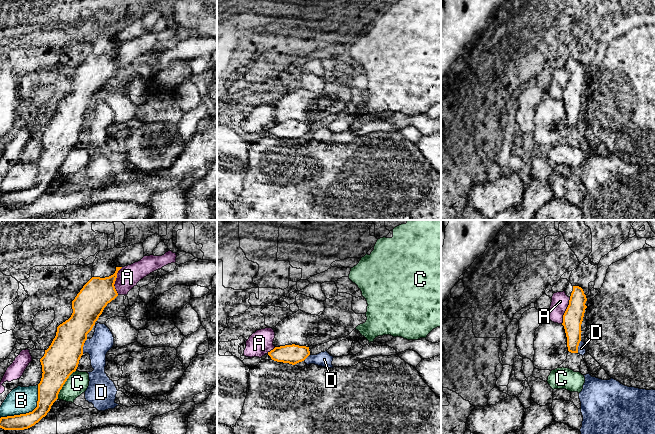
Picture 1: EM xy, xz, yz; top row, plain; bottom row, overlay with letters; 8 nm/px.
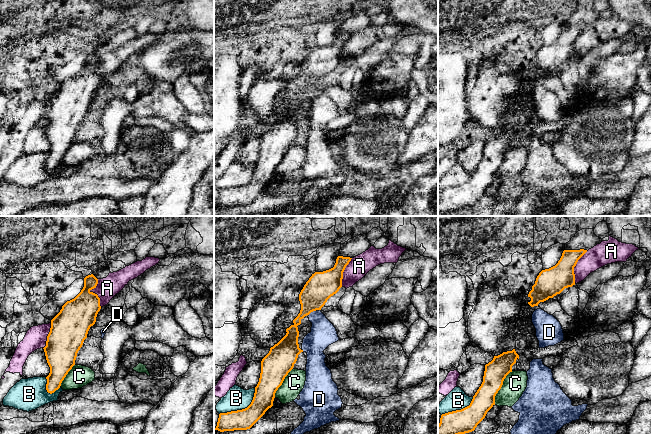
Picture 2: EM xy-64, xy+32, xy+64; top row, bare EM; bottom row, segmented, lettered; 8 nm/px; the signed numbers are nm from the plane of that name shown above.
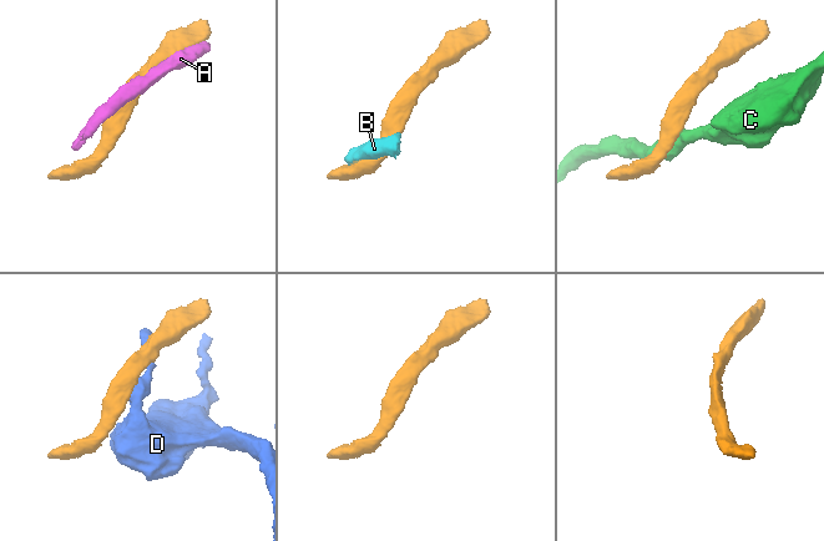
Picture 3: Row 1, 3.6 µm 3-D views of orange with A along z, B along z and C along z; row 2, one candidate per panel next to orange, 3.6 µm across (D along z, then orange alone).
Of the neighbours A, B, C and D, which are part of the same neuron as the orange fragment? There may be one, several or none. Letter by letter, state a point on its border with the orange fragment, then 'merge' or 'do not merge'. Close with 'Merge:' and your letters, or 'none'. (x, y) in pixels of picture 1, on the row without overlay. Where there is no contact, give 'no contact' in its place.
A: meets orange in xy at (115, 56); do not merge
B: meets orange in xy at (29, 188); do not merge
C: meets orange in xy at (64, 159); do not merge
D: meets orange in xy at (83, 121); do not merge
Merge: none

